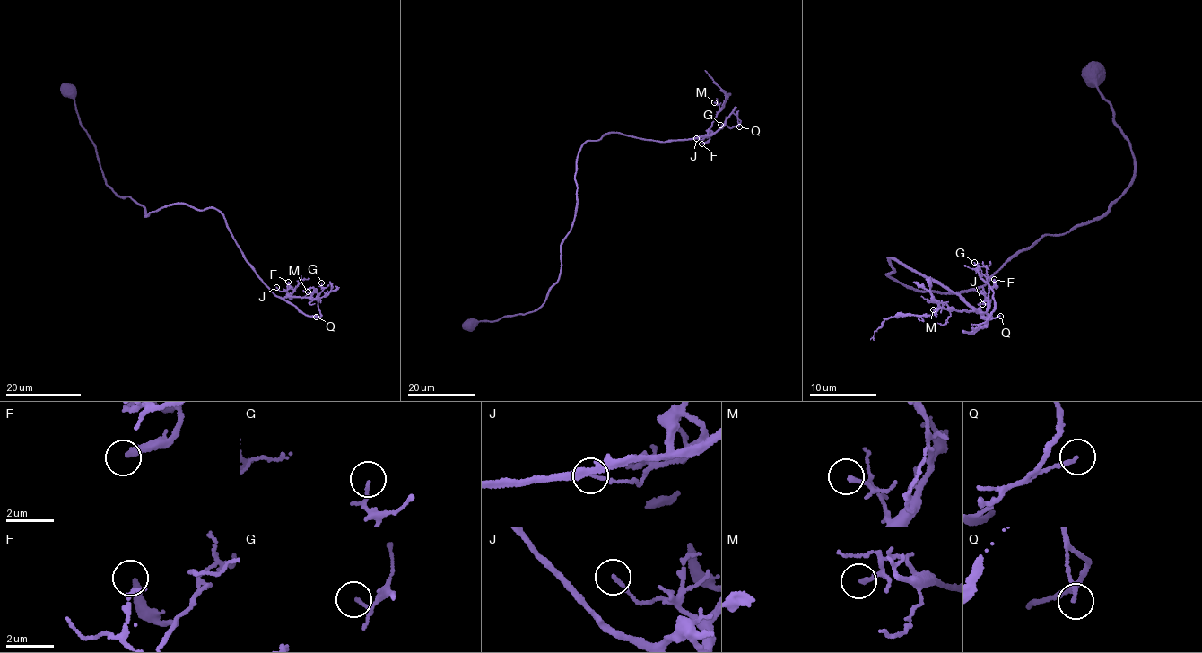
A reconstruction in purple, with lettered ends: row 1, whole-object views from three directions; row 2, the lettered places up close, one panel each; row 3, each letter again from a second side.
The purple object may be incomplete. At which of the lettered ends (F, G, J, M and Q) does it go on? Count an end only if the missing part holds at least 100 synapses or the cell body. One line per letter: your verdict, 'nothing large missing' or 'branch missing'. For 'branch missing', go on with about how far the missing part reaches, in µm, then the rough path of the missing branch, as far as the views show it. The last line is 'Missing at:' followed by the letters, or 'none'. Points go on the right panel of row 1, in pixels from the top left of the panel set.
F: nothing large missing
G: nothing large missing
J: nothing large missing
M: nothing large missing
Q: nothing large missing
Missing at: none

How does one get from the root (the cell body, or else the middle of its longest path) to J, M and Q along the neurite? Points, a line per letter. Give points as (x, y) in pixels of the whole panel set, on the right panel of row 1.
J: (1095, 72), (1134, 159), (1111, 206), (958, 292), (907, 286), (886, 275), (890, 258), (984, 317), (982, 304)
M: (1095, 72), (1134, 159), (1131, 186), (972, 289), (907, 286), (886, 275), (891, 257), (988, 315), (933, 309)
Q: (1095, 72), (1134, 159), (1111, 206), (958, 292), (907, 286), (890, 258), (990, 315), (971, 333), (1000, 316)

